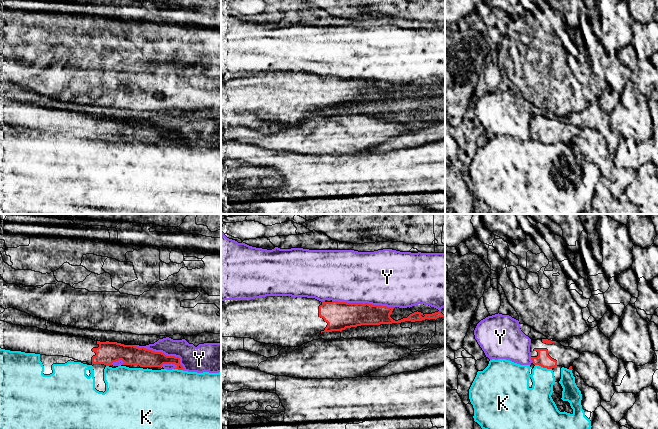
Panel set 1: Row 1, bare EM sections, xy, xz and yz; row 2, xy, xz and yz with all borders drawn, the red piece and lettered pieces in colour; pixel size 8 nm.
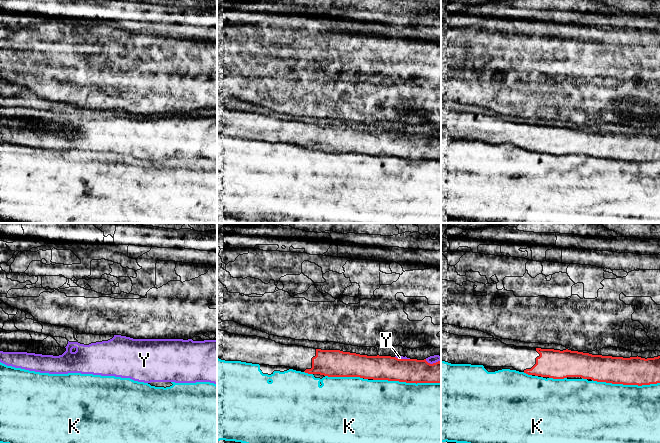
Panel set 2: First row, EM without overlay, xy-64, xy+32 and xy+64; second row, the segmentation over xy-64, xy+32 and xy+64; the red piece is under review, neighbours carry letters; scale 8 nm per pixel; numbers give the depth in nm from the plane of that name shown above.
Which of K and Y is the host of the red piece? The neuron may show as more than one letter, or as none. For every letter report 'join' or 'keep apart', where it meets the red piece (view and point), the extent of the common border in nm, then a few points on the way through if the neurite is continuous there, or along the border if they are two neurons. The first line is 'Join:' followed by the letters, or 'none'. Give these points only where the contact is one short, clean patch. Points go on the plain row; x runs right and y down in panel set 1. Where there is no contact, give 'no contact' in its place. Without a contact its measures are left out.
Join: none
K: keep apart | yz (543, 143) | 140 nm
Y: keep apart | xz (362, 79) | 500 nm

